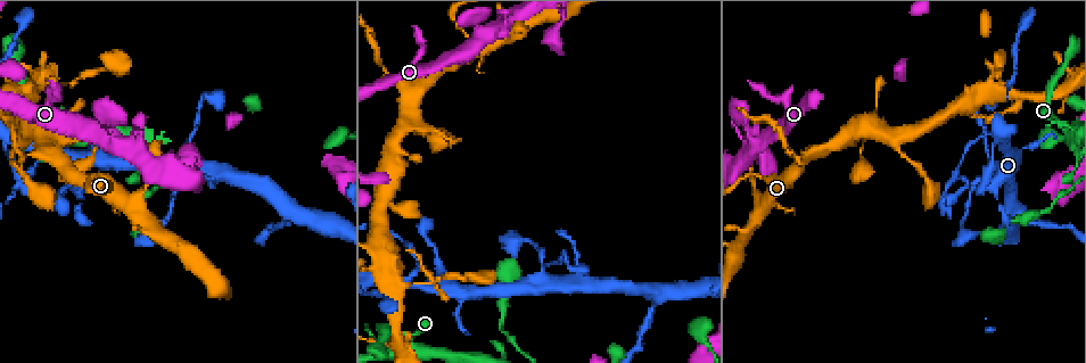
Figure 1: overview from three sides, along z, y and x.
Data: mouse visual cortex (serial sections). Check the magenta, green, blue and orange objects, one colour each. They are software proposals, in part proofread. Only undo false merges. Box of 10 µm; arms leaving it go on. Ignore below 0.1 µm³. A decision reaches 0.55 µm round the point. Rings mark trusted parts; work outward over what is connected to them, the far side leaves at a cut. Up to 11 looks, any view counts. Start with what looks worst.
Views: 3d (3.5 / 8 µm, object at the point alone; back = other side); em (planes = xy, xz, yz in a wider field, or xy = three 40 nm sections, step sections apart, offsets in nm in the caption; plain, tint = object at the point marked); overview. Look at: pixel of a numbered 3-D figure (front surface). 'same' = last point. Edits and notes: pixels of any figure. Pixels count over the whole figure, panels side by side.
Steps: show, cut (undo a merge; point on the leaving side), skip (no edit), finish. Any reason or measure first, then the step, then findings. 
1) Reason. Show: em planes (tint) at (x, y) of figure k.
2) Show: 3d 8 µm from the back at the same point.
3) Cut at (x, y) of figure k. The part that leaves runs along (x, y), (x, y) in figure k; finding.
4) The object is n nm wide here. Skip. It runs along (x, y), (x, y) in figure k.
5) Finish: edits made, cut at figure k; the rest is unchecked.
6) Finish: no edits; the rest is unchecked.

Branch point. Show: 3d 3.5 µm at (545, 277) of figure 1.

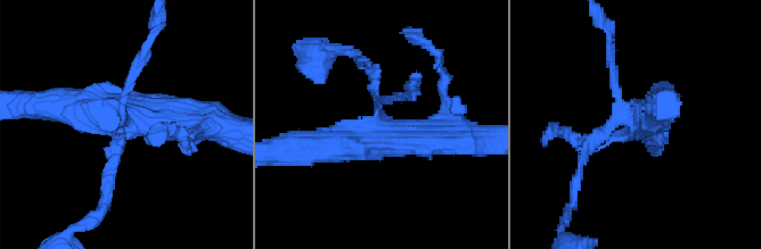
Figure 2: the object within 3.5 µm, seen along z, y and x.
Show: em xy step 1 (tint) at (124, 115) of figure 2.

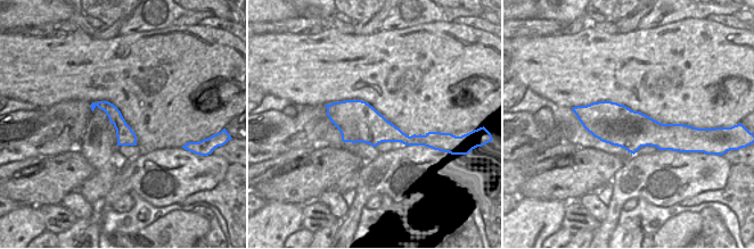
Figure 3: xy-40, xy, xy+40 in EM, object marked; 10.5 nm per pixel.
Skip. It runs along (100, 104), (133, 142) in figure 3; continuous, no second cell.

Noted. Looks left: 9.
Sharp bend. Show: 3d 3.5 µm at (410, 287) of figure 1.

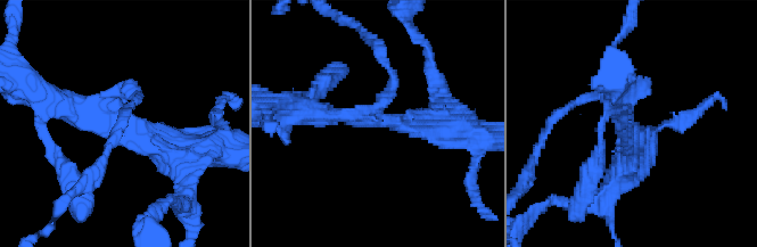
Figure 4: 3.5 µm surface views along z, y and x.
3 arms meet here; the arms are 150, 300, 300 nm wide. Show: em planes (plain) at (370, 123) of figure 4.

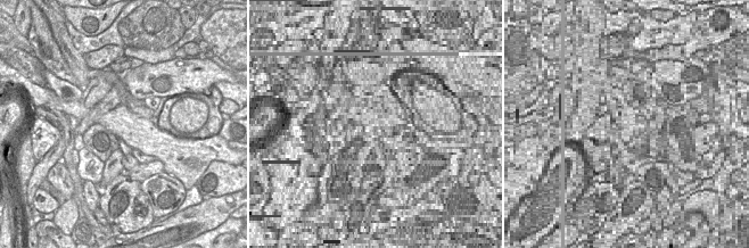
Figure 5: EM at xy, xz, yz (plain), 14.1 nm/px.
With the object marked. Show: em planes (tint) at the same point.

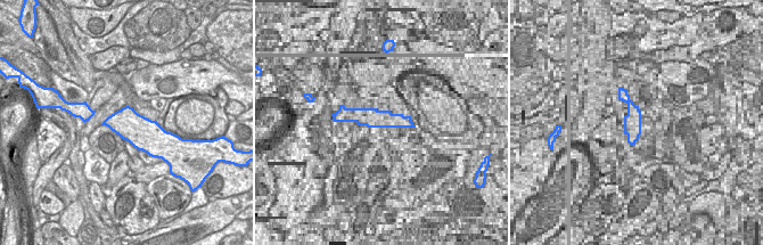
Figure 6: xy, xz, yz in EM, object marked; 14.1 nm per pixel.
Skip. One cell here.

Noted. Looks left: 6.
Thin neck. Show: 3d 3.5 µm at (458, 141) of figure 1.

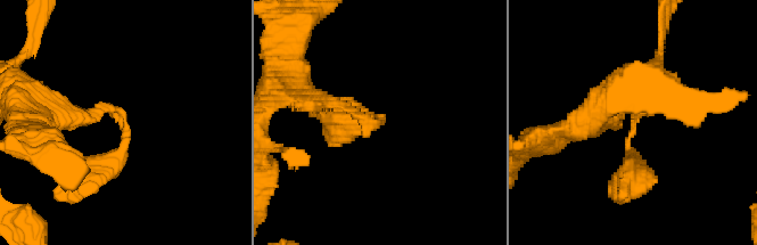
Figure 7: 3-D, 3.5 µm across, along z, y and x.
Show: em planes (tint) at (125, 126) of figure 7.

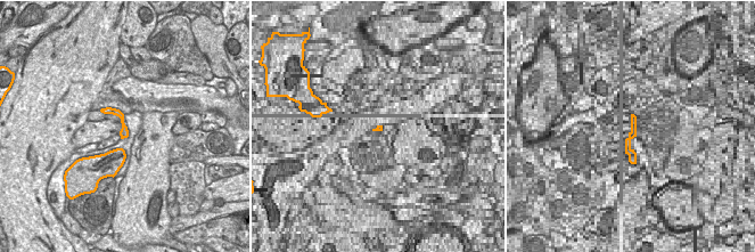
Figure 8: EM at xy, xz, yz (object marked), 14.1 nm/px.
Skip. It runs along (105, 111), (122, 118), (125, 135) in figure 8; continuous, no second cell.

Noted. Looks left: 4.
Two arms in line, one across. Show: 3d 3.5 µm from the back at (1017, 211) of figure 1.

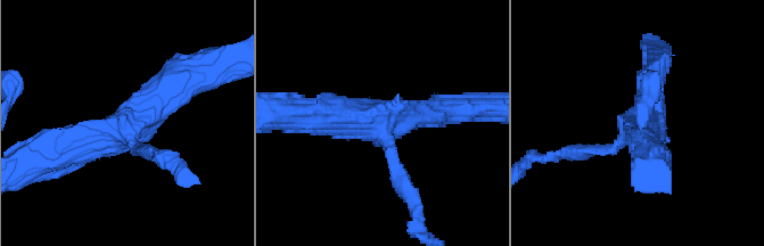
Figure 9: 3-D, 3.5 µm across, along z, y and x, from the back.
Show: em xy step 3 (tint) at (128, 124) of figure 9.

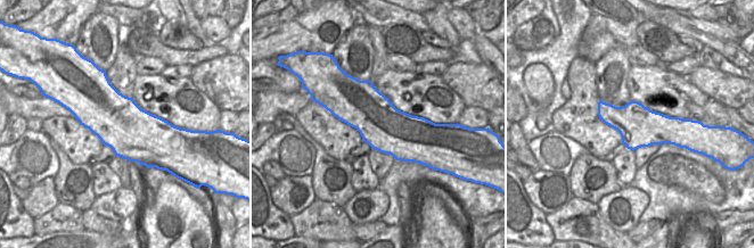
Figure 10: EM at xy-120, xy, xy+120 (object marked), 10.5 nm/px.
Skip. Continuous, no second cell.

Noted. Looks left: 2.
Finish: no edits; the rest is unchecked.

